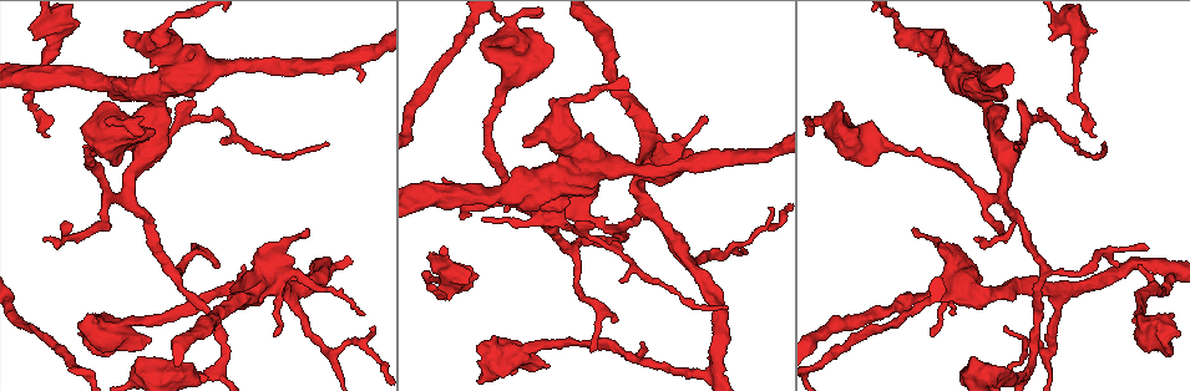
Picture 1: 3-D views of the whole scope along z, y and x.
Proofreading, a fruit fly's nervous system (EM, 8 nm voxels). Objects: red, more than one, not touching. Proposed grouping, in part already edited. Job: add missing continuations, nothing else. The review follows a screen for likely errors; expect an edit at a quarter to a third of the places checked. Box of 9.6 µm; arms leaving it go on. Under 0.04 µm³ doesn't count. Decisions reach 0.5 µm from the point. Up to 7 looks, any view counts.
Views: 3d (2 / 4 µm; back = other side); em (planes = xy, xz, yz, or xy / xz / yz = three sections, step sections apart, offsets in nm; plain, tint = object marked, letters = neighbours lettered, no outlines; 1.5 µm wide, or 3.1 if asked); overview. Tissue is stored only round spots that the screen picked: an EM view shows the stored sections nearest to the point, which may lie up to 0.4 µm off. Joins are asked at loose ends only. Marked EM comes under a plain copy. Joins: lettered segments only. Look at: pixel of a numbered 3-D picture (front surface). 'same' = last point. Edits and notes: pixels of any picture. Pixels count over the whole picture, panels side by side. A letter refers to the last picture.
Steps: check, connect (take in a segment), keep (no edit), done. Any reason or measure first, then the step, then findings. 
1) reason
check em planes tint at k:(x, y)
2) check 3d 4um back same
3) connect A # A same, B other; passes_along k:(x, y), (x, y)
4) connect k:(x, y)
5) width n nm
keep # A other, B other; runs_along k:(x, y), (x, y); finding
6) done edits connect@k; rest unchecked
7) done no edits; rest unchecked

an open end
check 3d 2um at 1:(591, 226)

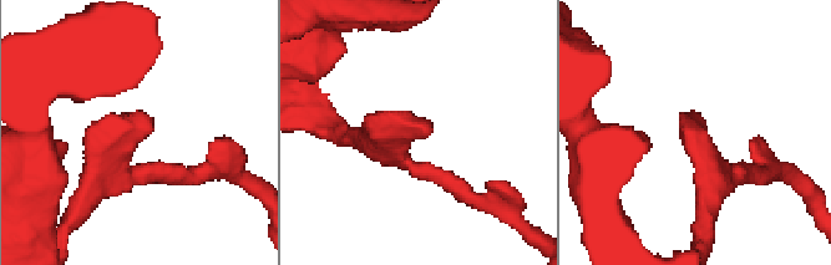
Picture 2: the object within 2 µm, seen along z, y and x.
shape alone is not enough
check em planes tint at 2:(141, 112)

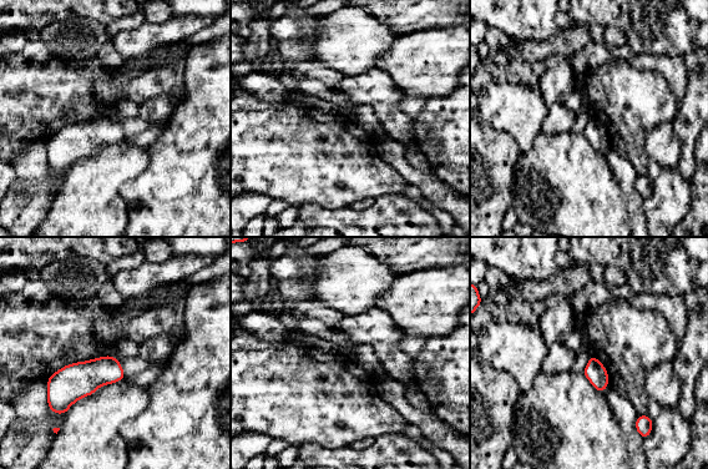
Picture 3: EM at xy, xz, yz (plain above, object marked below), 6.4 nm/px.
check em planes letters same

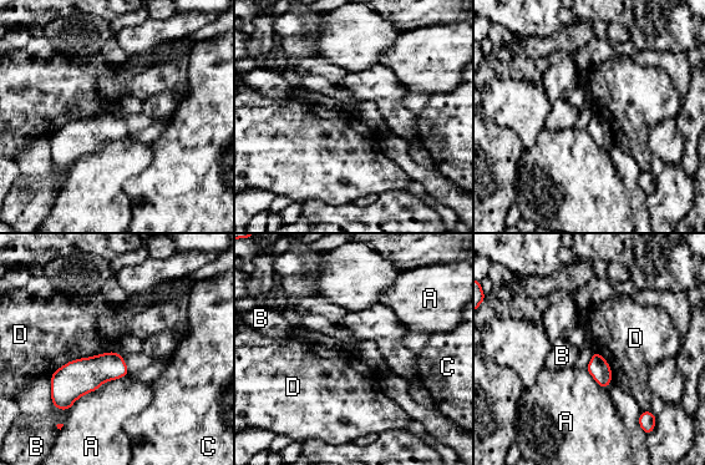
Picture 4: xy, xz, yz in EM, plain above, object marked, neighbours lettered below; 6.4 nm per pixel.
keep # A other, B other, C other, D other; no lettered segment goes on from it

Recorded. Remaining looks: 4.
stops while still wide
check em planes letters at 1:(154, 129)

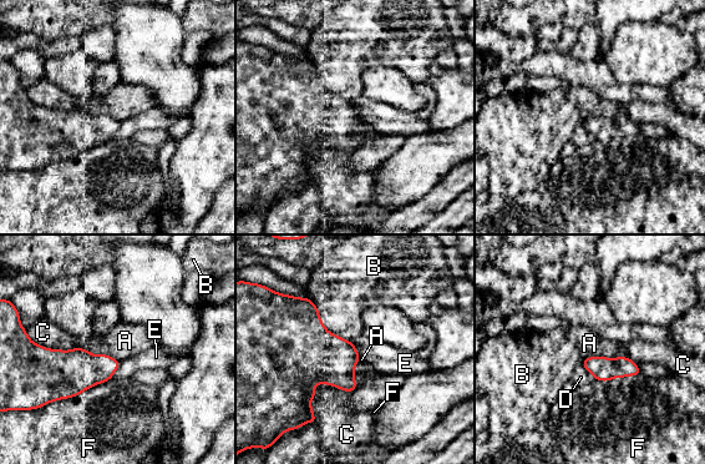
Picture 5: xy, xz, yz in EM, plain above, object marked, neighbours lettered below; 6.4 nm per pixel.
longest_contact F 460 nm
keep # A other, B other, C other, D other, E other, F other; border 5:(80, 347), (120, 361); none of them fits

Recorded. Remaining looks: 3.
thin end
check 3d 2um at 1:(306, 230)

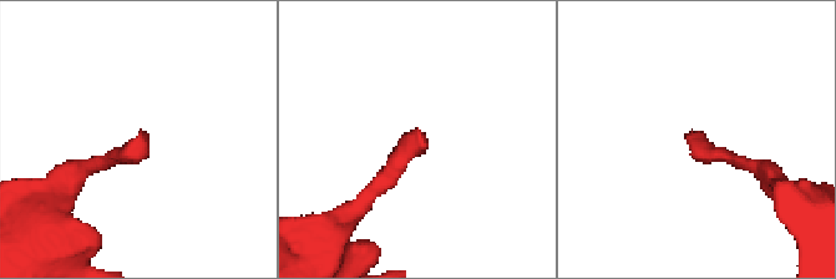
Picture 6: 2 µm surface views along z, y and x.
need the tissue
check em xy step 4 letters at 6:(422, 138)

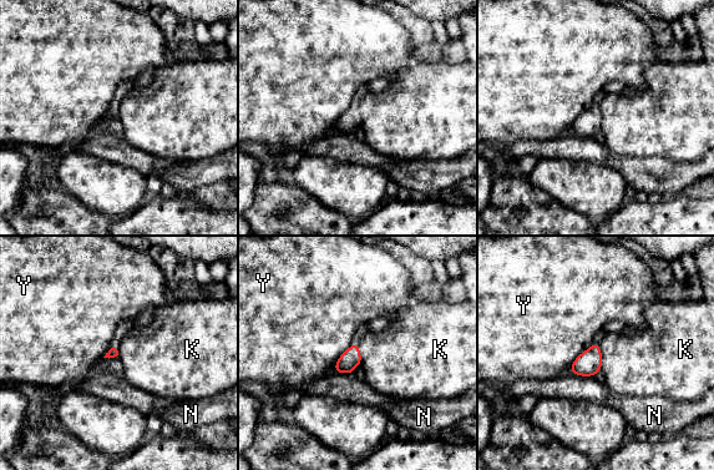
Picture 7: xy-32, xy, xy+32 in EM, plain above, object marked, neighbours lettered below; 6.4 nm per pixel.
another direction
check em planes letters same

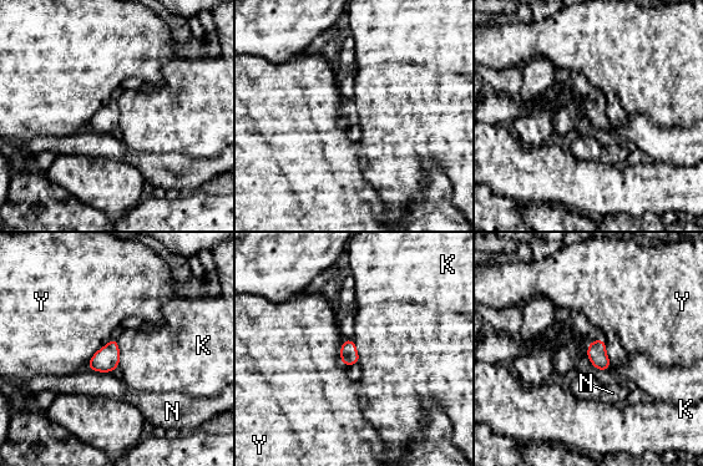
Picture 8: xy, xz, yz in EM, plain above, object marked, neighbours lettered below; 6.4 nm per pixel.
keep # K other, N other, Y other; border 8:(116, 340), (119, 366); none of them fits

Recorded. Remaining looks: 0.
done no edits; rest unchecked

